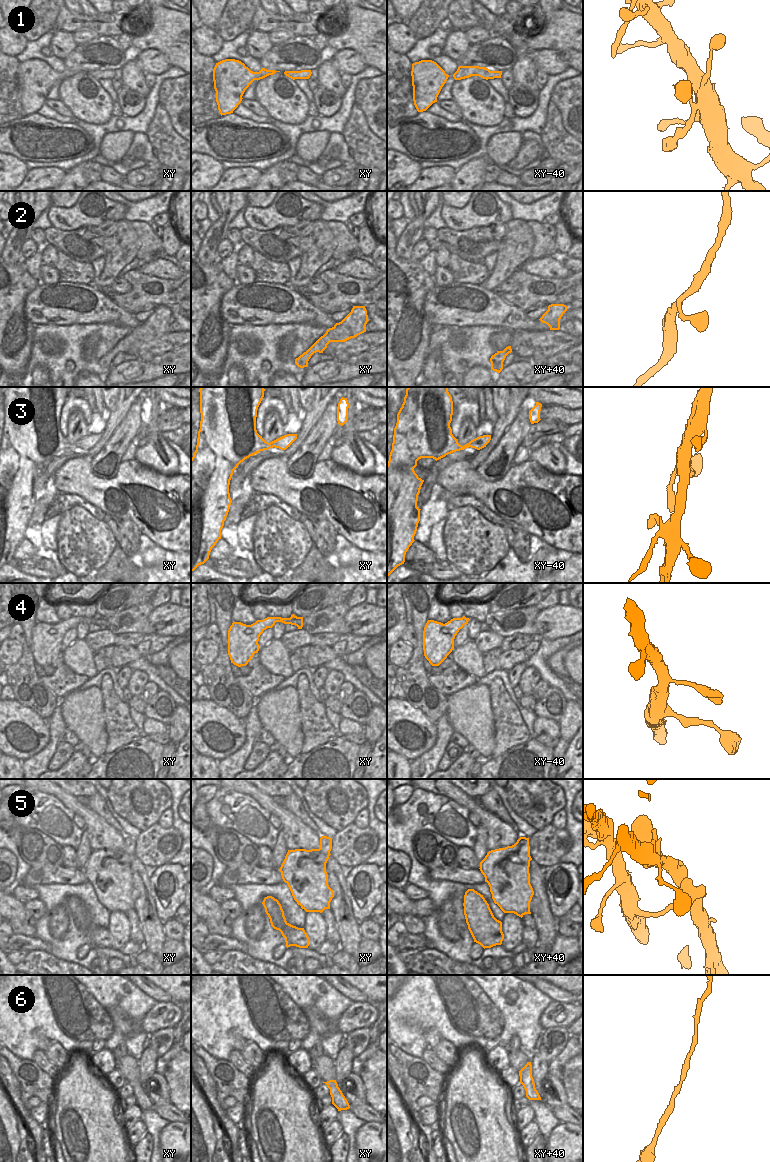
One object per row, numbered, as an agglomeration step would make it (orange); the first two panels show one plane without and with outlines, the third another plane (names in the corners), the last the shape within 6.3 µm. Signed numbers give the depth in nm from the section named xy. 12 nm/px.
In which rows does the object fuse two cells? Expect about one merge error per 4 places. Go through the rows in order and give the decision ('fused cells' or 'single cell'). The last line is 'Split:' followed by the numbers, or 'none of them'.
1: single cell
2: single cell
3: single cell
4: single cell
5: single cell
6: single cell
Split: none of them

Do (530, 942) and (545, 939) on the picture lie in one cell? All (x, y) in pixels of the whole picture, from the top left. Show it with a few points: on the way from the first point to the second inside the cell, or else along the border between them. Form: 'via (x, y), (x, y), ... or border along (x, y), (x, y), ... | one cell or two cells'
border along (532, 917), (538, 940) | two cells

